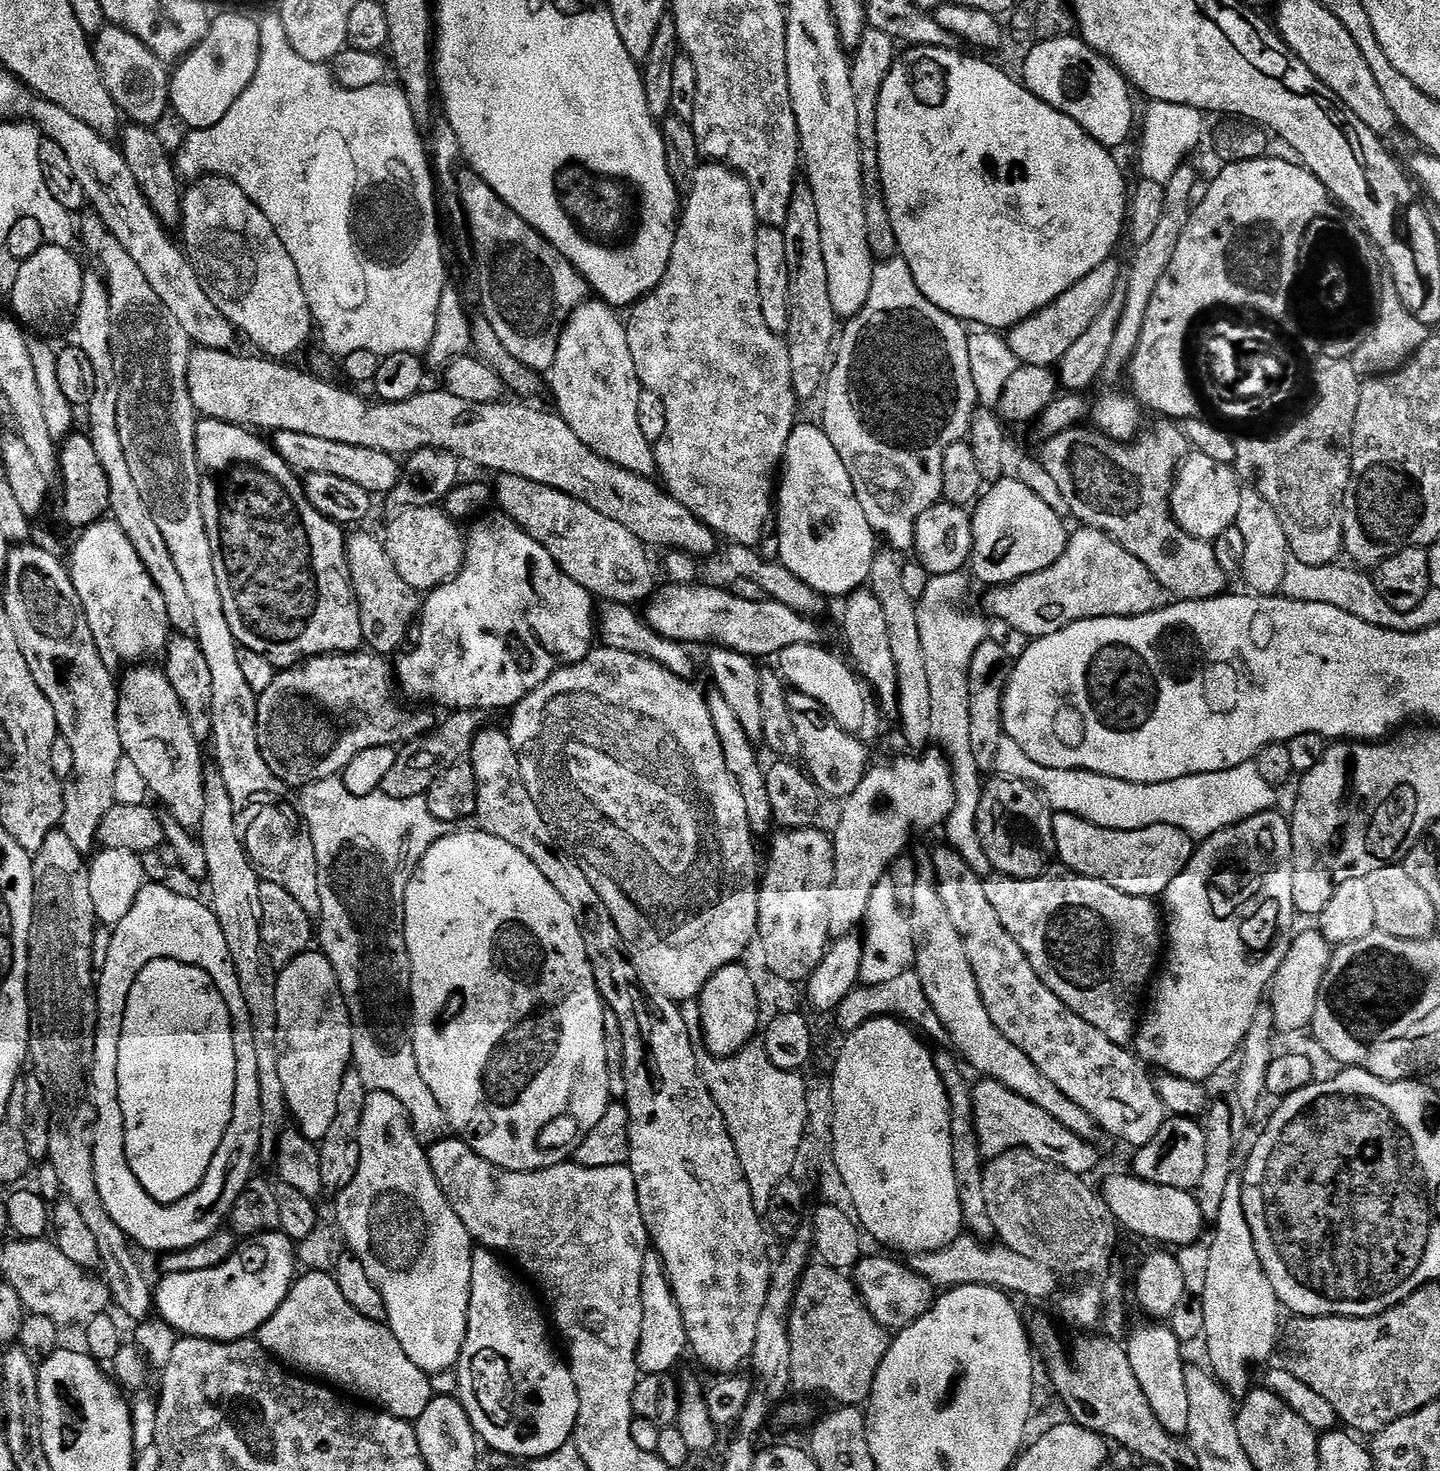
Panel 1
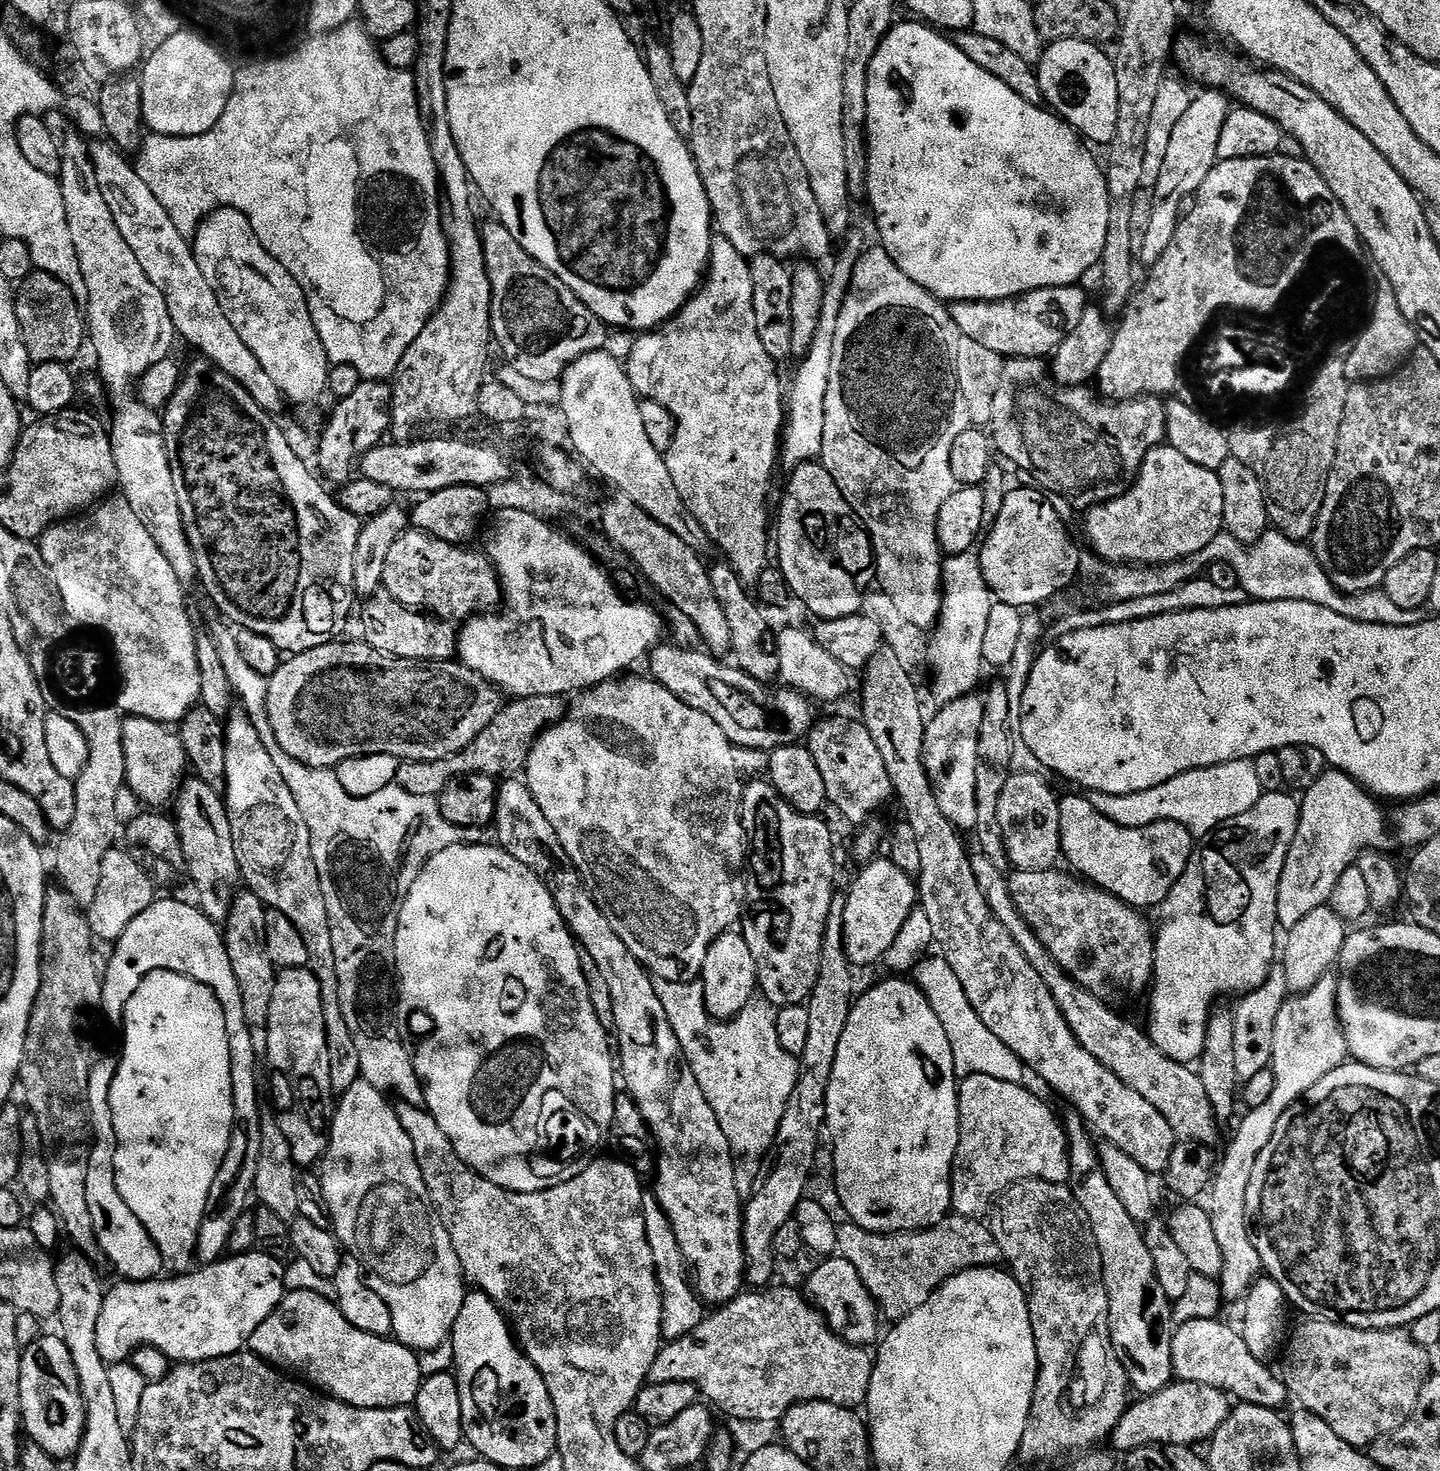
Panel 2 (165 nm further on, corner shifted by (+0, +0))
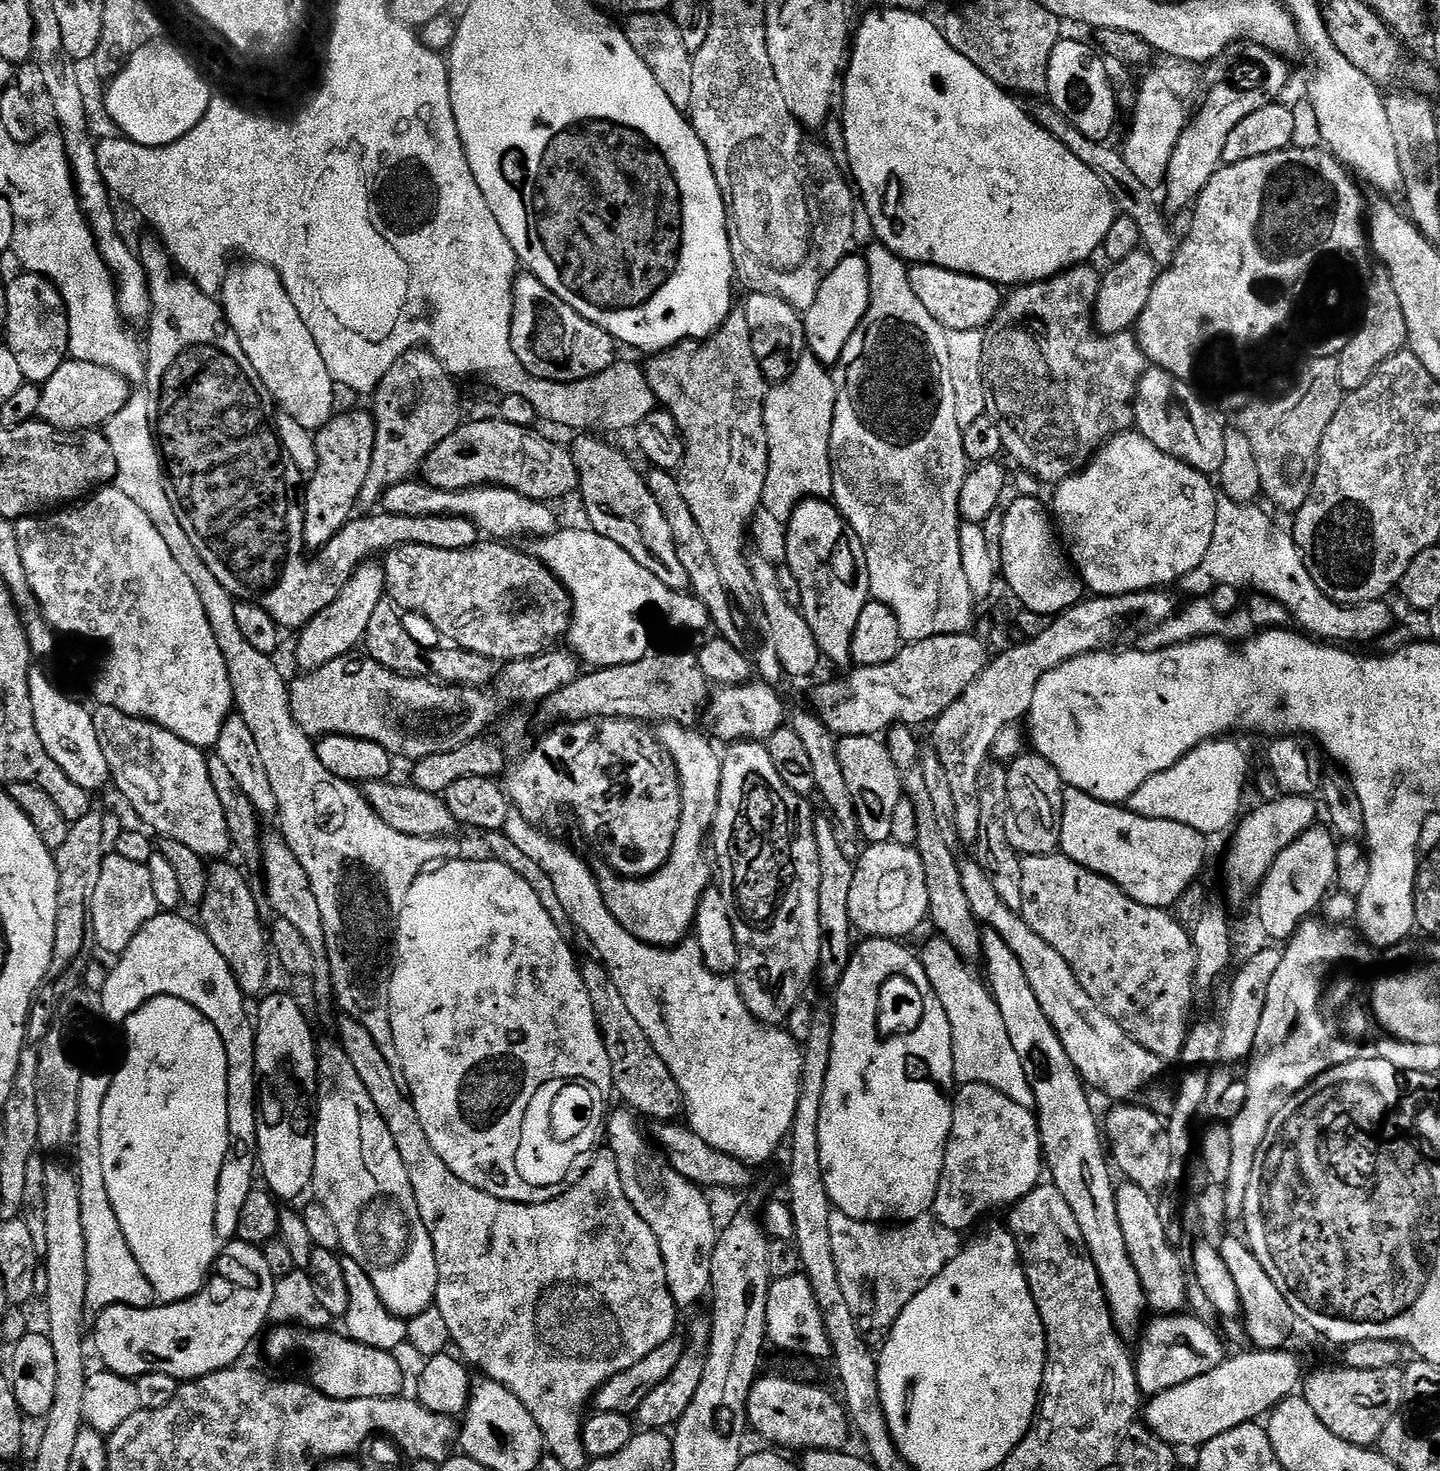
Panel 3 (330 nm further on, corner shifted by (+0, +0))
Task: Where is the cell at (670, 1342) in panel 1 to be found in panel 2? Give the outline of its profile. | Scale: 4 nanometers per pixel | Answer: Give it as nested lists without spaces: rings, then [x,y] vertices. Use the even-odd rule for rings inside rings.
[[[648,1194],[644,1197],[644,1221],[646,1222],[646,1238],[650,1242],[650,1250],[654,1254],[656,1281],[660,1283],[660,1298],[662,1300],[660,1335],[665,1341],[677,1340],[690,1334],[690,1330],[694,1330],[694,1326],[698,1326],[698,1322],[704,1320],[706,1308],[698,1299],[696,1289],[689,1279],[690,1273],[682,1258],[682,1250],[674,1238],[670,1218],[666,1218],[655,1195]]]

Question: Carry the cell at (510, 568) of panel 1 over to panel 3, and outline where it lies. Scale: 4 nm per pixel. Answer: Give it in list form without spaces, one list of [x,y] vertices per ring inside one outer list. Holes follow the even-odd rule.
[[[591,527],[564,528],[551,532],[549,536],[541,536],[530,548],[531,555],[548,567],[564,584],[565,590],[572,597],[572,625],[568,628],[566,644],[571,651],[580,657],[585,665],[593,669],[622,666],[630,662],[638,662],[649,655],[648,628],[640,621],[640,612],[647,608],[657,608],[676,628],[689,628],[692,632],[704,632],[710,628],[710,617],[706,606],[687,591],[679,592],[666,586],[660,579],[654,578],[646,566],[638,566],[618,542],[610,542],[610,538],[602,538],[602,534],[592,531]]]

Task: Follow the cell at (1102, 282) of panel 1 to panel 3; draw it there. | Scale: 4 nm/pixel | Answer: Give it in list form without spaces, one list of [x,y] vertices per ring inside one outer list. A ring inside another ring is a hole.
[[[914,264],[908,269],[910,290],[918,297],[918,302],[926,306],[928,313],[936,321],[954,331],[983,330],[996,316],[1002,303],[1002,292],[997,285],[977,276],[967,276],[961,272],[951,272],[933,264]]]

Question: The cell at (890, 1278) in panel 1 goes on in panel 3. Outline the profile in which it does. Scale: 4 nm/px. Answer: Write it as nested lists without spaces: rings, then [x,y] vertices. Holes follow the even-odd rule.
[[[797,1274],[790,1278],[773,1280],[768,1287],[766,1298],[767,1343],[784,1352],[797,1352],[800,1356],[809,1356],[812,1360],[832,1360],[832,1343],[824,1325],[824,1316],[820,1313],[814,1290],[808,1277]]]

